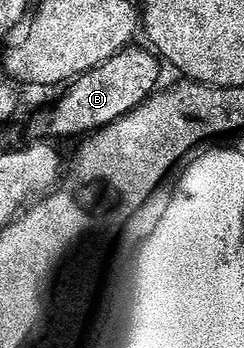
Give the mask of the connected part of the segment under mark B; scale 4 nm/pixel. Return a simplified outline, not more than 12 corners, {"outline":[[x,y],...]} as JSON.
{"outline":[[123,48],[77,76],[33,137],[61,142],[130,115],[157,91],[162,60]]}

